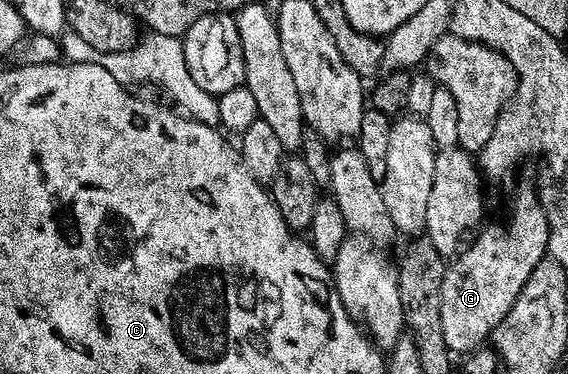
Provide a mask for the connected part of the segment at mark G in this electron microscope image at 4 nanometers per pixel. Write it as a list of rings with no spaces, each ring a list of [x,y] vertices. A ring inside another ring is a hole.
[[[524,186],[517,192],[509,226],[486,226],[475,235],[472,246],[465,245],[444,271],[442,340],[446,340],[449,351],[456,356],[467,356],[491,339],[494,328],[510,312],[518,292],[530,280],[530,272],[546,257],[548,221],[533,187],[531,190]]]

